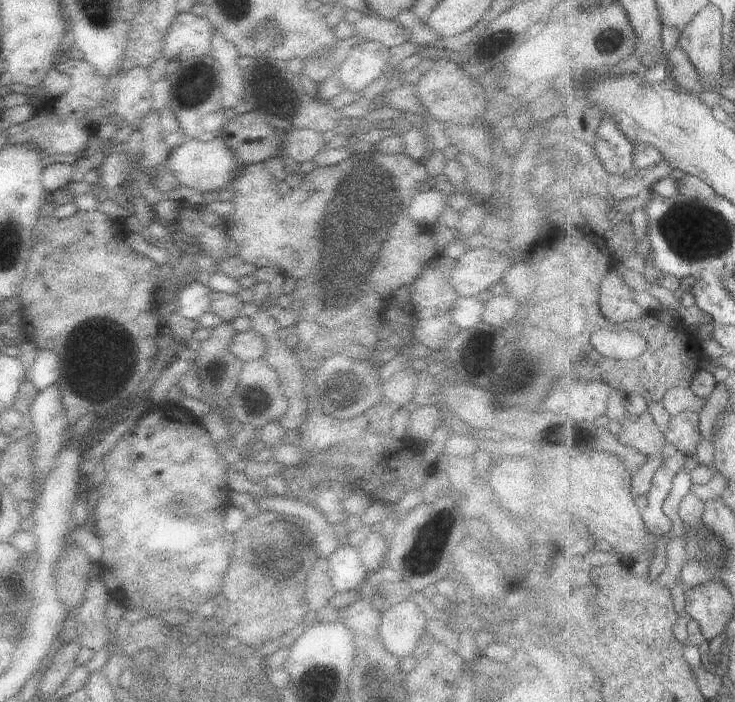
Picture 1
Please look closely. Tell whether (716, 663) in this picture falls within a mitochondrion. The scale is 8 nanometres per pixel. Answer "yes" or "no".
no

